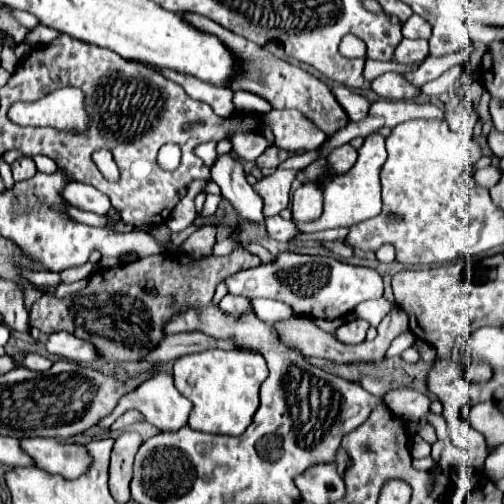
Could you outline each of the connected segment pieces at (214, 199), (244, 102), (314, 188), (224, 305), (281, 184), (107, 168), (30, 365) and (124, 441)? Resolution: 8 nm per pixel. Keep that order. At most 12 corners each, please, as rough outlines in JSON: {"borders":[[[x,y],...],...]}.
{"borders":[[[207,195],[199,217],[211,217],[221,201],[219,195]],[[235,91],[239,113],[267,113],[273,109],[265,99],[249,91]],[[301,185],[291,199],[295,221],[315,221],[323,213],[319,185]],[[225,295],[219,307],[225,315],[253,313],[251,299]],[[275,169],[255,185],[265,215],[289,205],[293,169]],[[97,151],[93,161],[109,181],[119,181],[119,169],[109,153]],[[29,353],[23,367],[33,371],[51,369],[51,359]],[[139,433],[115,439],[109,465],[109,491],[127,503],[131,465],[141,445]]]}

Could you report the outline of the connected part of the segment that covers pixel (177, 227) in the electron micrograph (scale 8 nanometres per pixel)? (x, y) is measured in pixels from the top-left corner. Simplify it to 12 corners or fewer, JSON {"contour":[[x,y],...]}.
{"contour":[[183,197],[171,211],[171,231],[187,229],[195,217],[195,197]]}

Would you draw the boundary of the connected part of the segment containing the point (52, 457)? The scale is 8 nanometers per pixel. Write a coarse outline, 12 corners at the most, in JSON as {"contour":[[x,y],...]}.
{"contour":[[23,439],[37,467],[77,479],[91,465],[81,443]]}

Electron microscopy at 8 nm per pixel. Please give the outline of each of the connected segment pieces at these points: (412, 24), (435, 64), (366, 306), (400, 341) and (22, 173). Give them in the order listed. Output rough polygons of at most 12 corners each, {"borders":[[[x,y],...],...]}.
{"borders":[[[413,13],[401,27],[403,37],[429,40],[432,26]],[[469,49],[445,57],[427,57],[421,67],[407,73],[413,85],[437,79],[453,65],[465,65]],[[387,299],[363,301],[355,313],[377,327],[393,309]],[[411,331],[396,337],[386,352],[386,357],[399,354],[411,347],[415,335]],[[19,157],[13,165],[13,179],[23,181],[35,175],[35,161]]]}

